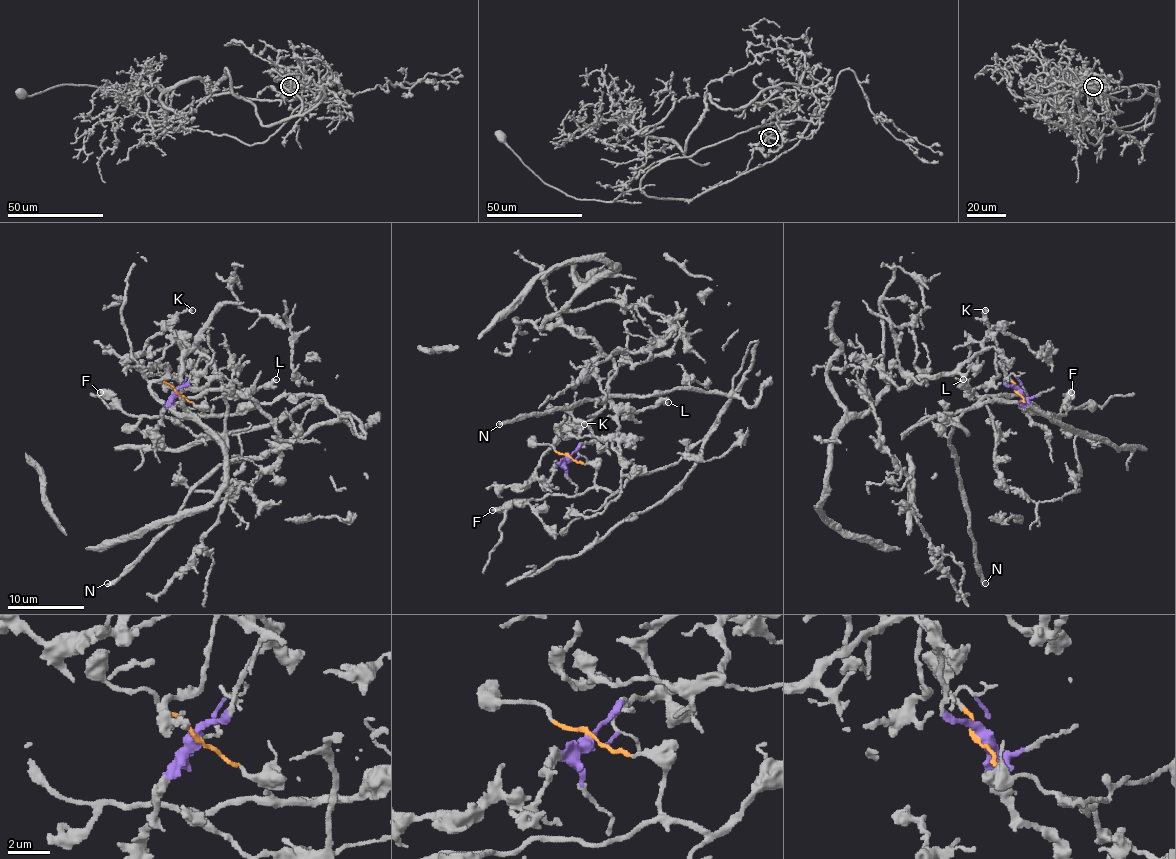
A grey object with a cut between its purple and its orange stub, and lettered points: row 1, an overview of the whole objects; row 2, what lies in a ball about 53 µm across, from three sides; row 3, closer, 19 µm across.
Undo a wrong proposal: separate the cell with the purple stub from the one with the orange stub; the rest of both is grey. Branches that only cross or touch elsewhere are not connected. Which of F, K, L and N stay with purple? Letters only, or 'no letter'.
K, L

